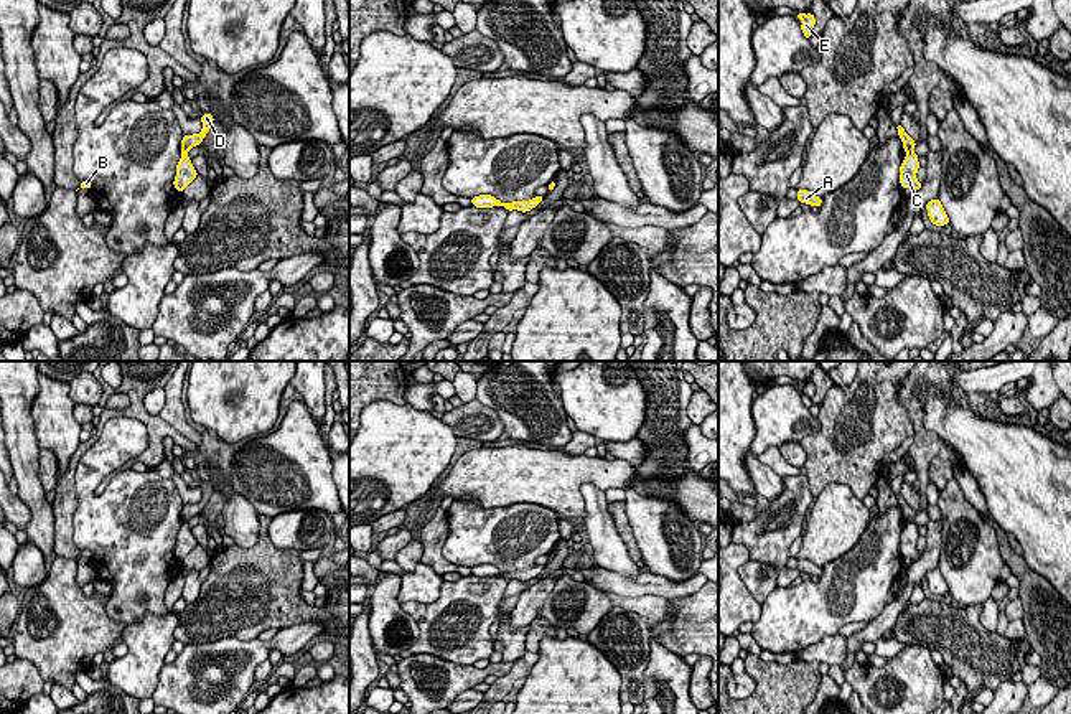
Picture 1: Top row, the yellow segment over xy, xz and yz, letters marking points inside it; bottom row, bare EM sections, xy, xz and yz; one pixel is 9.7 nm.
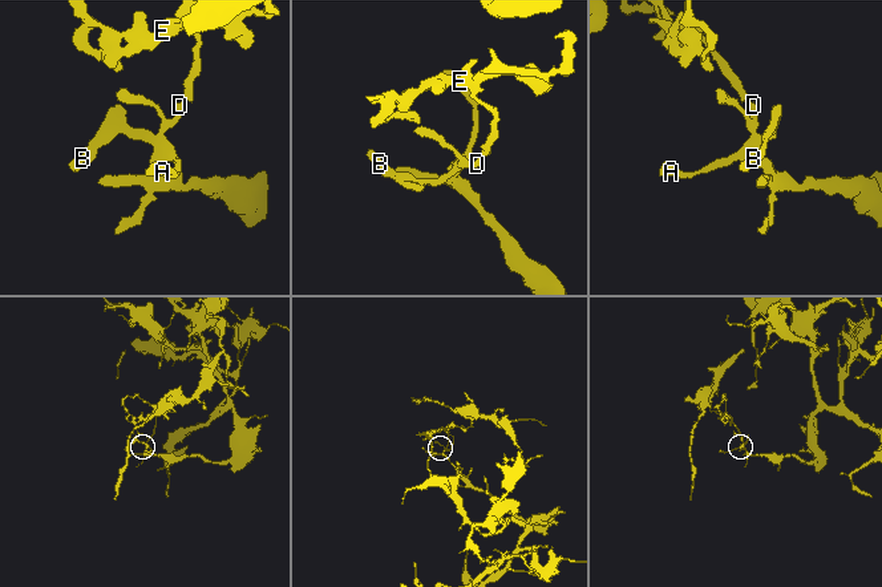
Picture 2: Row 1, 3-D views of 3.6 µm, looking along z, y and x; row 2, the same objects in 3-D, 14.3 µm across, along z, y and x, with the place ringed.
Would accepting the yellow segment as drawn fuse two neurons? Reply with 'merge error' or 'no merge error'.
merge error

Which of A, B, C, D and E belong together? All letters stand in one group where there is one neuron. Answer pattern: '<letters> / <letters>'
A B C / D E

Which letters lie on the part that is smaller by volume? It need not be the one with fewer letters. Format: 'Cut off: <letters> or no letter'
Cut off: D, E

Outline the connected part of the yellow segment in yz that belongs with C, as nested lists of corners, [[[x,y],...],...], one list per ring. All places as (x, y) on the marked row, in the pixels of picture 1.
[[[906,152],[906,157],[900,167],[900,185],[901,188],[910,188],[913,193],[923,186],[923,183],[916,178],[919,168],[918,158],[919,157],[914,152]]]

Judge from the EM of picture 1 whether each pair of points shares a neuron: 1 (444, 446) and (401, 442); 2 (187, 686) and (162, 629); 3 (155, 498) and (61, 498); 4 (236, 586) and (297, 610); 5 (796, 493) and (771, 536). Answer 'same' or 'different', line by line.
1: same
2: different
3: different
4: same
5: same

